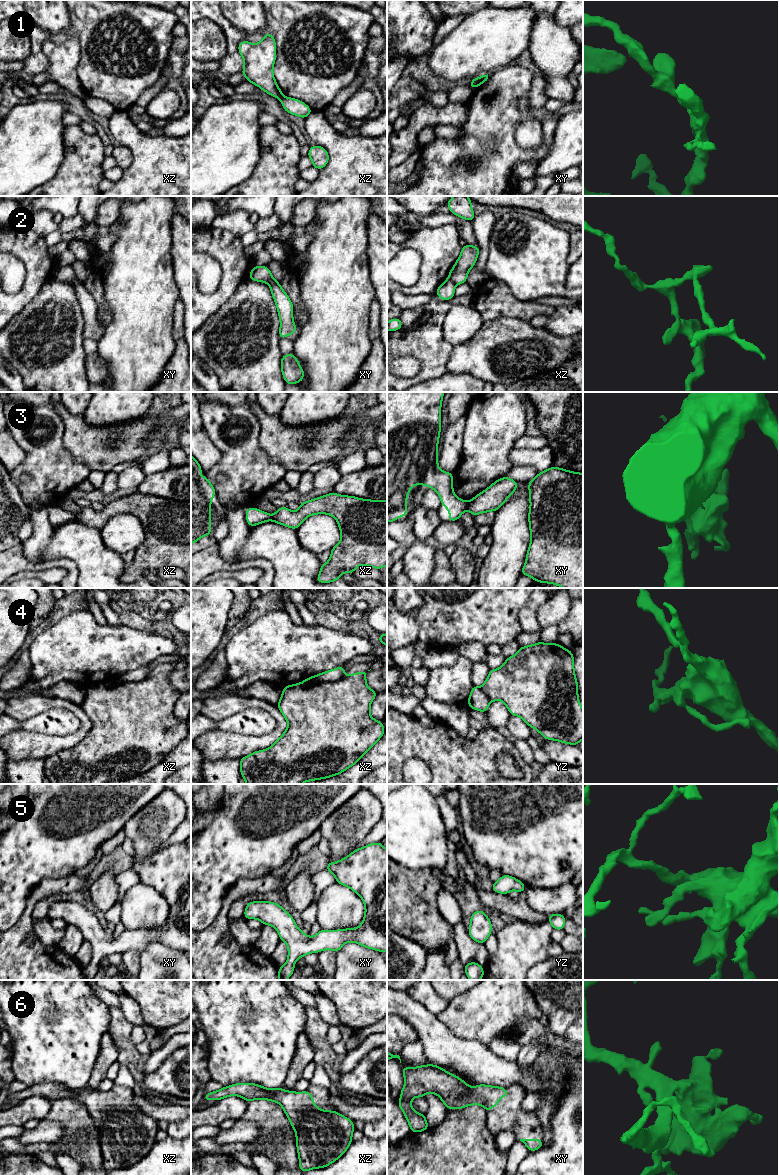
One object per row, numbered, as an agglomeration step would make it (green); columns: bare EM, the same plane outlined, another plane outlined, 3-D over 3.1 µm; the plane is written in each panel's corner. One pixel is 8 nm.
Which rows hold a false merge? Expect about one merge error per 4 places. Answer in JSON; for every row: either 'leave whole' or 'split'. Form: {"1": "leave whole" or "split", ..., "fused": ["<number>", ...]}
{"1": "split", "2": "split", "3": "split", "4": "split", "5": "leave whole", "6": "leave whole", "fused": ["1", "2", "3", "4"]}

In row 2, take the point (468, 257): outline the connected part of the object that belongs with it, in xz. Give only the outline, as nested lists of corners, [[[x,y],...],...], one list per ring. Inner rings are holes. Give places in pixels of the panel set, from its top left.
[[[466,244],[462,247],[460,257],[452,267],[448,279],[455,285],[466,282],[469,270],[476,264],[479,246]]]

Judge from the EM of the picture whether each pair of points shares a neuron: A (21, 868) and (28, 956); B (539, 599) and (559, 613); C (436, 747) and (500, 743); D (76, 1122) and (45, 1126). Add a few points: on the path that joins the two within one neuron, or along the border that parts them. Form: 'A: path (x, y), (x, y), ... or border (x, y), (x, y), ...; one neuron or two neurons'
A: border (33, 887), (22, 915), (10, 928); two neurons
B: border (549, 598), (536, 611), (536, 619), (539, 626); two neurons
C: path (452, 750), (484, 749); one neuron
D: border (46, 1118), (63, 1127), (63, 1136), (56, 1143); two neurons

